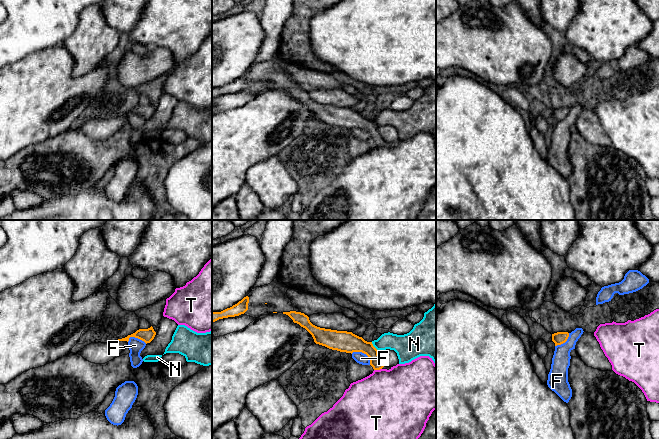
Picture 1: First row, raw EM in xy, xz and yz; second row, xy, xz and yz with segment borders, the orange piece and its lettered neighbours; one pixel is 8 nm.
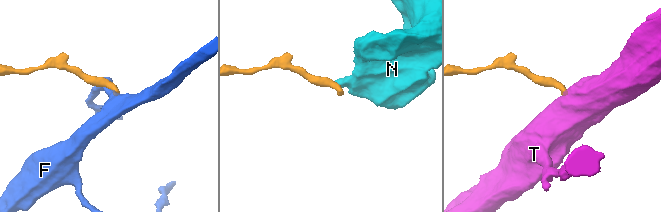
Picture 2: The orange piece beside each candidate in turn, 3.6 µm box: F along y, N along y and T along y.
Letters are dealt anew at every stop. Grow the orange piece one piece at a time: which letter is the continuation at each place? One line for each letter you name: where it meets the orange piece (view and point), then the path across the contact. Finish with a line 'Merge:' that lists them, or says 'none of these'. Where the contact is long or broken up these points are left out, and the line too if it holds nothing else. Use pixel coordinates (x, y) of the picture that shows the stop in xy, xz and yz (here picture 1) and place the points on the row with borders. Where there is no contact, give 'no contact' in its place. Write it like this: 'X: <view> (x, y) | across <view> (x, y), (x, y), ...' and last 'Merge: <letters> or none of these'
Merge: none of these

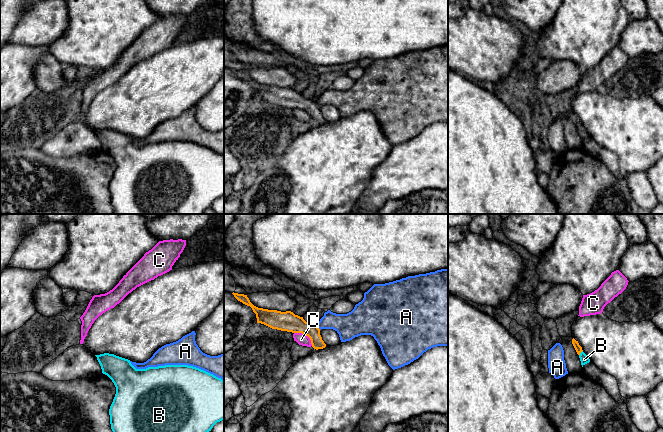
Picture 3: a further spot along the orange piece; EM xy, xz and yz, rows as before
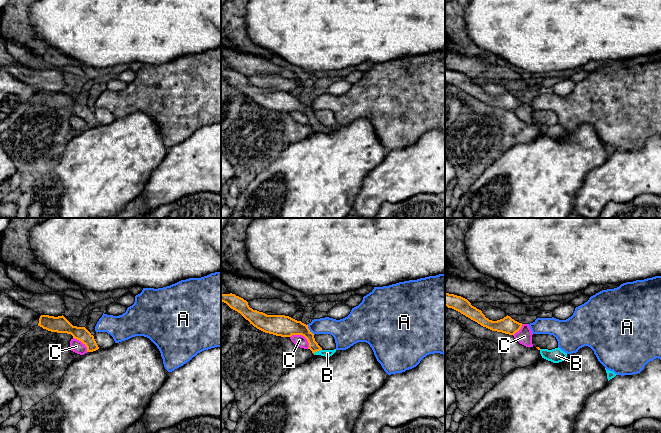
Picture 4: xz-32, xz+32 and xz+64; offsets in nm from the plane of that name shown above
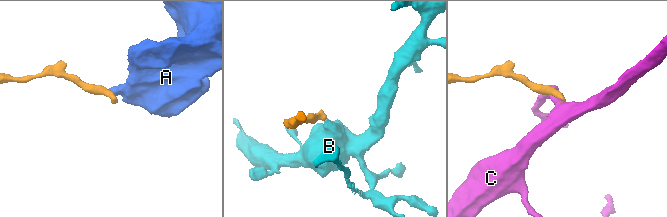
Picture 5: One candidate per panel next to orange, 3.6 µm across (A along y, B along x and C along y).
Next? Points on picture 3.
B: yz (580, 352) | across yz (578, 348), (580, 352), (584, 359)
Merge: B

